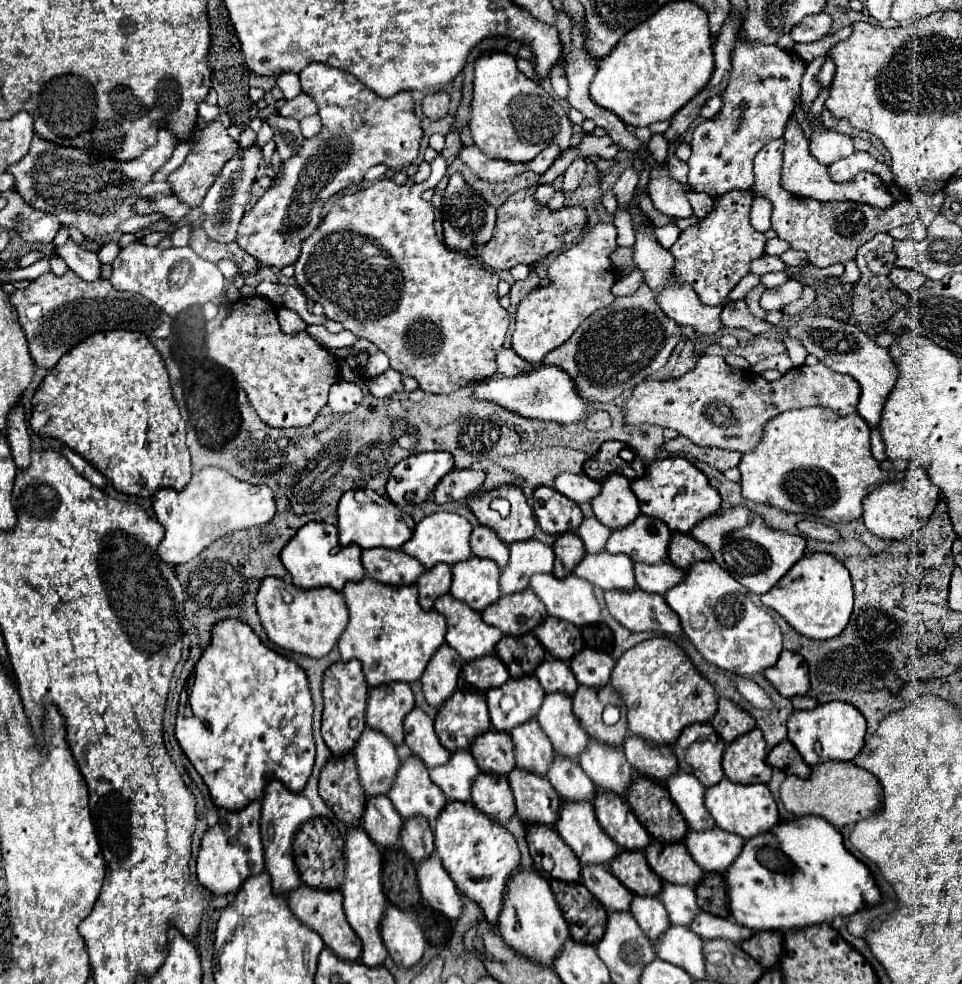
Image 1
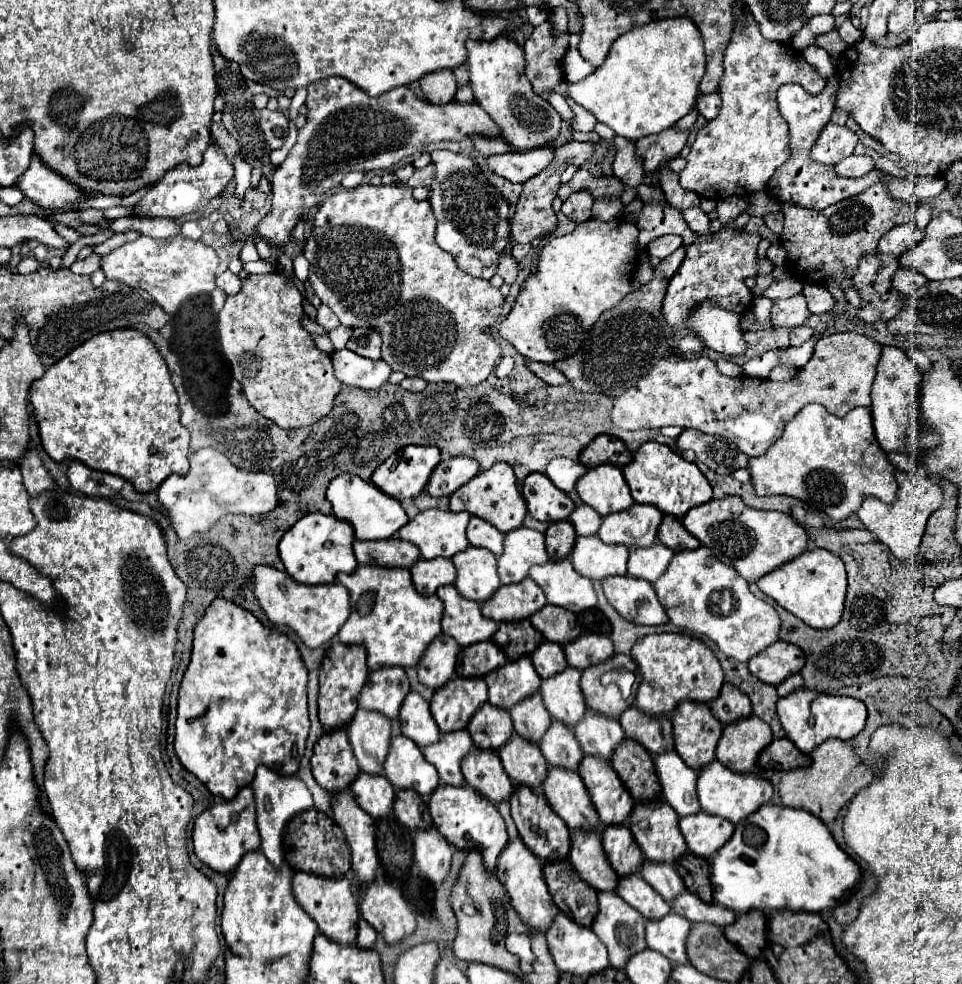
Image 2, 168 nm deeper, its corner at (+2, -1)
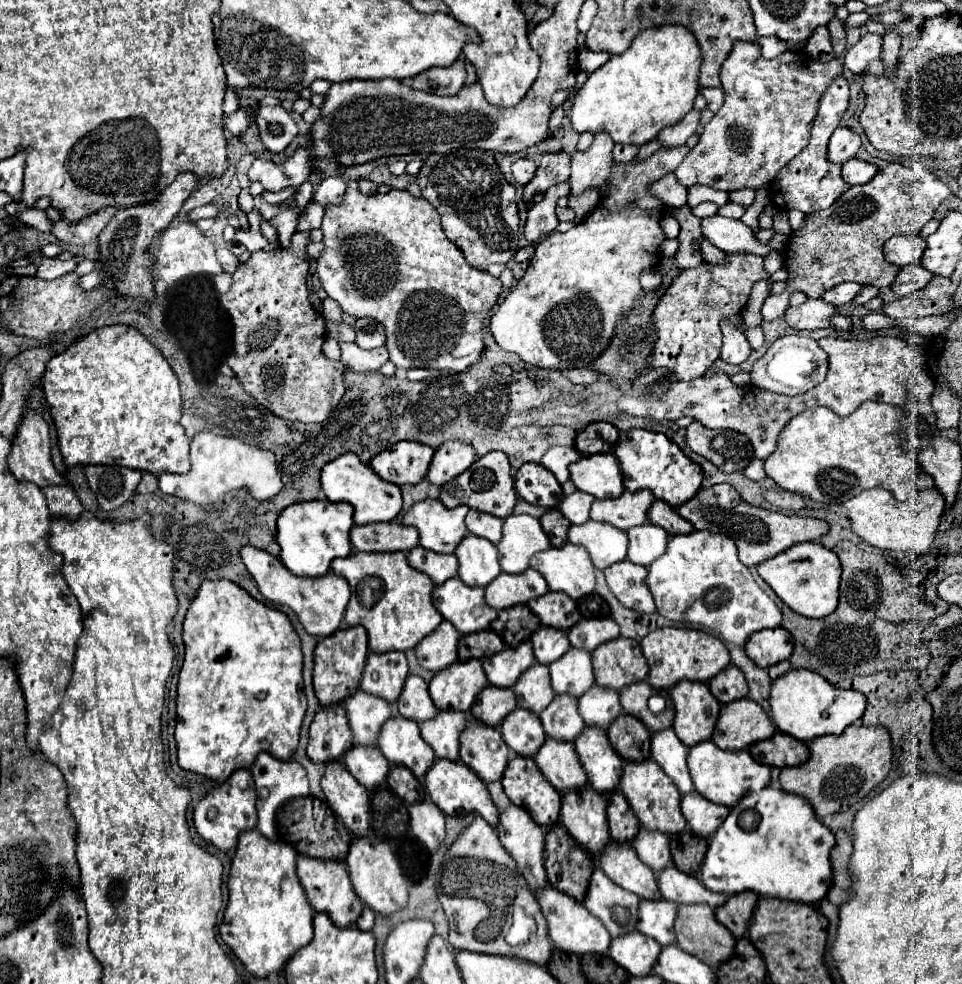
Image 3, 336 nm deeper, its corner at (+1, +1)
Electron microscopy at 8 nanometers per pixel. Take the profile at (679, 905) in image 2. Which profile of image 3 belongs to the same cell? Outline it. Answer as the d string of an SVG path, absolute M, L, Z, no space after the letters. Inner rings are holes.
M675 866L665 868L665 872L657 876L657 882L663 898L675 904L709 904L711 908L717 908L727 900L725 894L709 892L699 878L685 874Z

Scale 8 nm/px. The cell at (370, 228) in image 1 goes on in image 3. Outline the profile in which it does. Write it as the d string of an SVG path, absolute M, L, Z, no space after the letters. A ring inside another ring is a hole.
M355 182L347 184L347 192L341 204L329 204L325 206L325 216L323 216L323 252L317 258L317 276L327 292L329 298L333 298L341 310L349 316L355 318L373 318L383 324L385 334L387 334L387 350L389 350L389 360L399 368L399 370L409 370L409 368L435 368L435 370L455 370L455 372L465 372L473 364L477 364L485 352L485 342L483 342L483 322L491 308L495 306L499 294L503 292L503 286L497 278L493 278L489 272L479 272L465 264L463 252L443 236L441 230L441 218L439 212L425 200L425 198L415 198L407 190L389 190L387 194L371 194L363 196L357 188Z

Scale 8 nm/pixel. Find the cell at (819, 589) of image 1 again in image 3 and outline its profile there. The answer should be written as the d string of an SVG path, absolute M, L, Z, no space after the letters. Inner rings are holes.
M803 542L791 546L789 550L767 560L765 564L759 564L759 576L797 614L803 614L807 618L821 618L837 610L841 564L835 552L821 546L819 542Z

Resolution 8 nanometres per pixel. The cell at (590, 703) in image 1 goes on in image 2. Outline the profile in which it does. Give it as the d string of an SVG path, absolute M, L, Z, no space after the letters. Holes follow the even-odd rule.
M614 654L612 658L608 658L606 662L600 662L600 664L592 664L588 666L584 672L582 672L582 690L584 690L584 696L586 696L586 706L596 710L596 712L602 712L606 716L616 716L624 712L624 708L628 708L634 700L632 698L622 698L620 694L620 688L618 684L608 684L608 686L602 686L600 682L600 676L606 672L606 670L614 670L614 668L626 668L626 670L632 670L636 672L636 678L638 678L638 684L640 684L640 672L636 668L636 662L632 660L632 656L628 654Z

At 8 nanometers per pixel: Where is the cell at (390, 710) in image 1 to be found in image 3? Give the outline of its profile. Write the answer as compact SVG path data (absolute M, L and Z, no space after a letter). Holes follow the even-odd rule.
M403 652L369 654L361 678L361 690L379 696L387 702L395 702L407 680L407 660Z

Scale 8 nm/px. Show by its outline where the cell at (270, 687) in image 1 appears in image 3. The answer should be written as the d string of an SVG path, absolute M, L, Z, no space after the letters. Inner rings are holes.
M209 580L203 582L197 598L191 602L191 608L185 616L185 624L183 624L183 640L185 640L185 660L183 660L183 668L179 674L179 686L177 686L177 726L175 726L175 740L177 740L177 760L179 766L183 770L207 776L209 780L223 784L235 770L241 768L251 768L251 764L255 762L259 752L269 752L271 756L275 756L277 760L291 760L293 752L297 750L297 742L299 742L299 730L305 718L305 710L307 710L307 700L305 700L305 692L303 692L303 654L301 654L301 642L297 632L293 630L289 618L279 612L273 610L257 600L253 600L243 588L239 588L235 582L231 580Z

